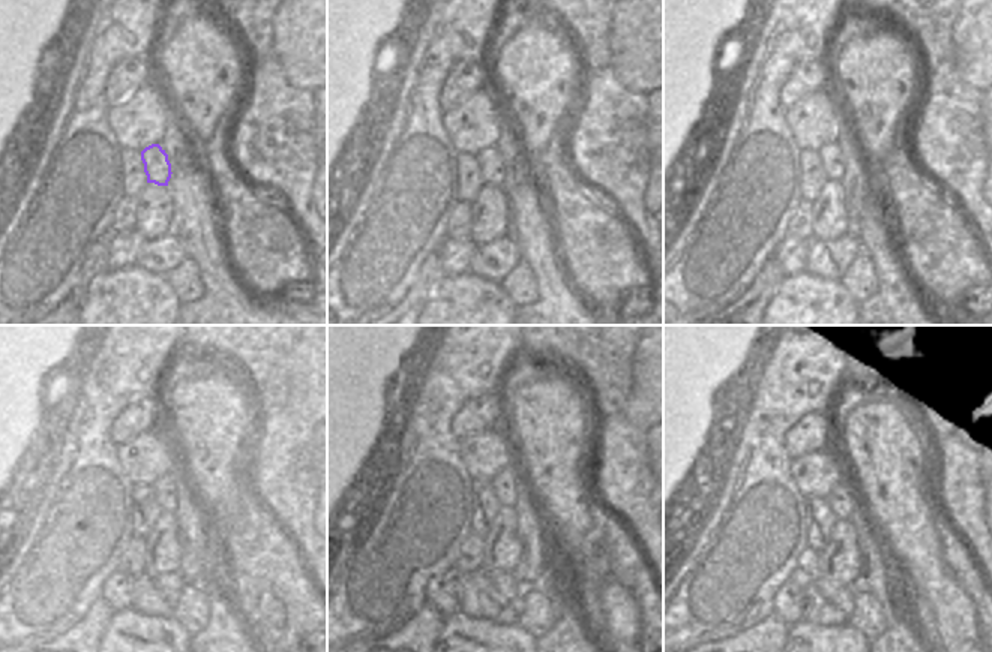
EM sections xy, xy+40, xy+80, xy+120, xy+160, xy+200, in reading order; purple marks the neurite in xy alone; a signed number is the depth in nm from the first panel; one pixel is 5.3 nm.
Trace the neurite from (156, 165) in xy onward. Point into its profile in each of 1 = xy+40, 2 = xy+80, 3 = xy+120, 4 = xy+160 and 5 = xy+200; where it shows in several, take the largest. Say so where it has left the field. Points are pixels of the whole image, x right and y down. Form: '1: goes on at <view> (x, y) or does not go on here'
1: goes on at xy+40 (491, 164)
2: goes on at xy+80 (832, 158)
3: goes on at xy+120 (165, 489)
4: goes on at xy+160 (505, 484)
5: goes on at xy+200 (842, 498)

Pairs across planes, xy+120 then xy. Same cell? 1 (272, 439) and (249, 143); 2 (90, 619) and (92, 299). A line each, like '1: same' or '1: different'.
1: same
2: different

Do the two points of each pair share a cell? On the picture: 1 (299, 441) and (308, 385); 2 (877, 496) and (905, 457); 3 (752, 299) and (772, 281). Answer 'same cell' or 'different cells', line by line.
1: different cells
2: same cell
3: same cell

